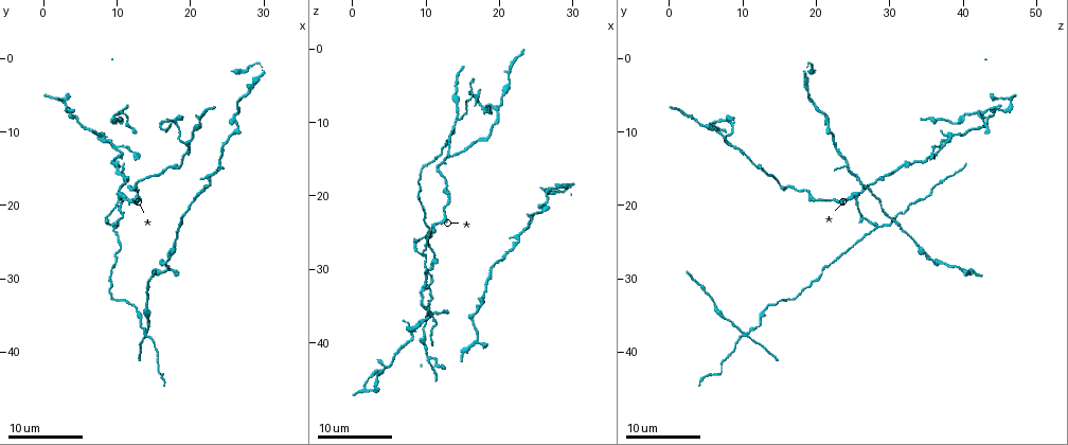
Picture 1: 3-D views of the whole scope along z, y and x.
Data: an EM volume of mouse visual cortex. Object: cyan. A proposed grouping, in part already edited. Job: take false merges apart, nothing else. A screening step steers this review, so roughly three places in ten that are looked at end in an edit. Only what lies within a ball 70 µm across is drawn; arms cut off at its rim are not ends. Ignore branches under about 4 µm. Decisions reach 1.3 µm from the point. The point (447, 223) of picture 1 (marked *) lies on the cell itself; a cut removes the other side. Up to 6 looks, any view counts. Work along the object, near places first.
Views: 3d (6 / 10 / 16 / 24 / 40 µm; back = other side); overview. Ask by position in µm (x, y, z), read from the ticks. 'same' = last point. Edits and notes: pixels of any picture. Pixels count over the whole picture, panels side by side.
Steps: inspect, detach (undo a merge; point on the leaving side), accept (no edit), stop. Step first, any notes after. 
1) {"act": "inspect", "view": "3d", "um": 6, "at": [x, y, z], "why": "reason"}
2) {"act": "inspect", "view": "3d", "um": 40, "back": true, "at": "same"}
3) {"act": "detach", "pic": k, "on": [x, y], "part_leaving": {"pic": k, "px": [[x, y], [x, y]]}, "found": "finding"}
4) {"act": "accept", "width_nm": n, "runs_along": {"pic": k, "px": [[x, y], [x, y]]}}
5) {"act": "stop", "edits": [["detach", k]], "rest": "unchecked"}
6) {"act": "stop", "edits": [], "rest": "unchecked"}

{"act": "inspect", "view": "3d", "um": 10, "at": [9.0, 14.5, 33.0], "why": "sudden change in width"}

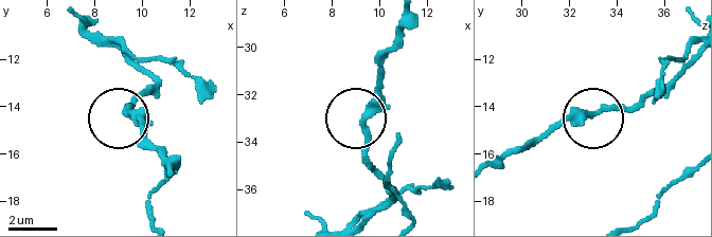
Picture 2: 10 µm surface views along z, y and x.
{"act": "inspect", "view": "3d", "um": 6, "at": [9.4, 14.2, 33.2]}

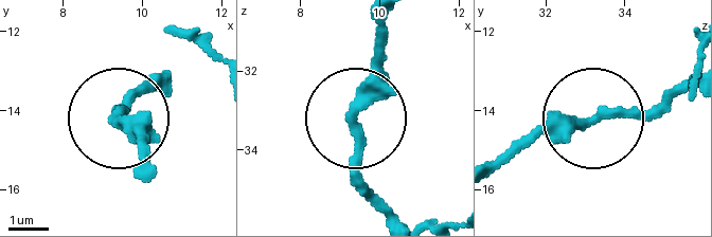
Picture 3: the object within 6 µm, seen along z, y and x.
{"act": "accept", "width_nm": 290, "runs_along": {"pic": 3, "px": [[500, 165], [581, 125], [652, 115], [679, 91]]}, "found": "continuous, no second cell"}

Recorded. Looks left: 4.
{"act": "inspect", "view": "3d", "um": 16, "at": [4.5, 8.0, 43.5], "why": "thick turns thin"}

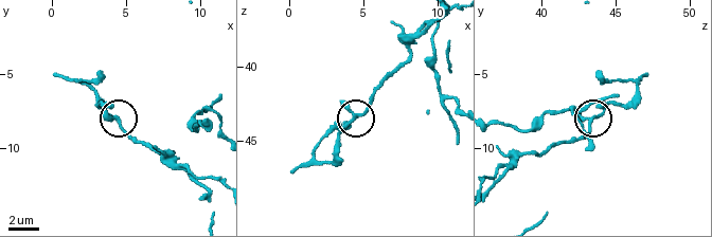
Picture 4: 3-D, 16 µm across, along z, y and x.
{"act": "accept", "arms": 3, "runs_along": {"pic": 4, "px": [[439, 18], [413, 40], [405, 59], [336, 142]]}, "found": "all the same cell"}

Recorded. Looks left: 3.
{"act": "inspect", "view": "3d", "um": 16, "at": [8.0, 10.0, 39.5]}

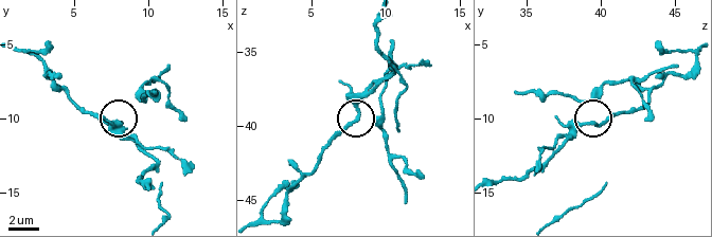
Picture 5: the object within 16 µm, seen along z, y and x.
{"act": "inspect", "view": "3d", "um": 16, "back": true, "at": [8.0, 10.4, 39.6], "why": "from behind"}

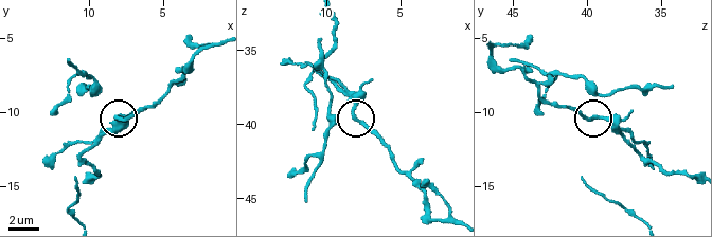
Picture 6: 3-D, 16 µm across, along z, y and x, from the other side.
{"act": "accept", "arms": 3, "runs_along": {"pic": 6, "px": [[692, 177], [665, 174], [601, 119], [561, 106]]}, "found": "all the same cell"}

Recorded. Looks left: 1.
{"act": "stop", "edits": [], "rest": "unchecked"}

